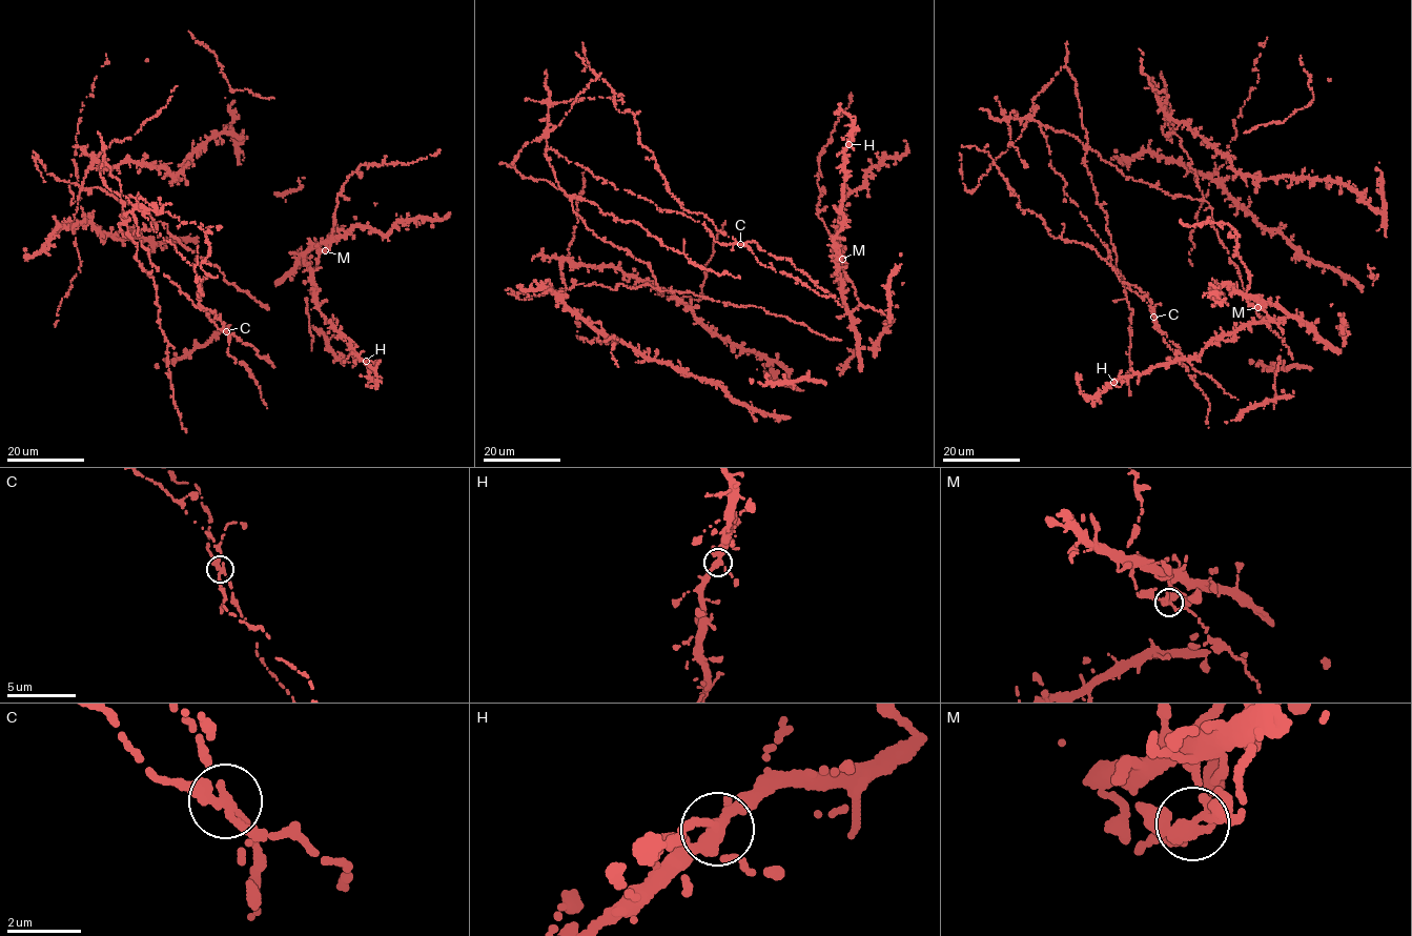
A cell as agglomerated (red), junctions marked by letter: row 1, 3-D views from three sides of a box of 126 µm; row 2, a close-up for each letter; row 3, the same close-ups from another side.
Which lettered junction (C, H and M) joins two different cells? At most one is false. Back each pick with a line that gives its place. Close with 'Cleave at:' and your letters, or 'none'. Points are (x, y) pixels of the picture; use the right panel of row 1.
C: (1153, 317)
Cleave at: C

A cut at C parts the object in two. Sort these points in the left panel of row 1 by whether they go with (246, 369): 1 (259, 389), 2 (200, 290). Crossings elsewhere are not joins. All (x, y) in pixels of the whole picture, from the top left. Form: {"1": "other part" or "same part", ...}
{"1": "same part", "2": "same part"}

